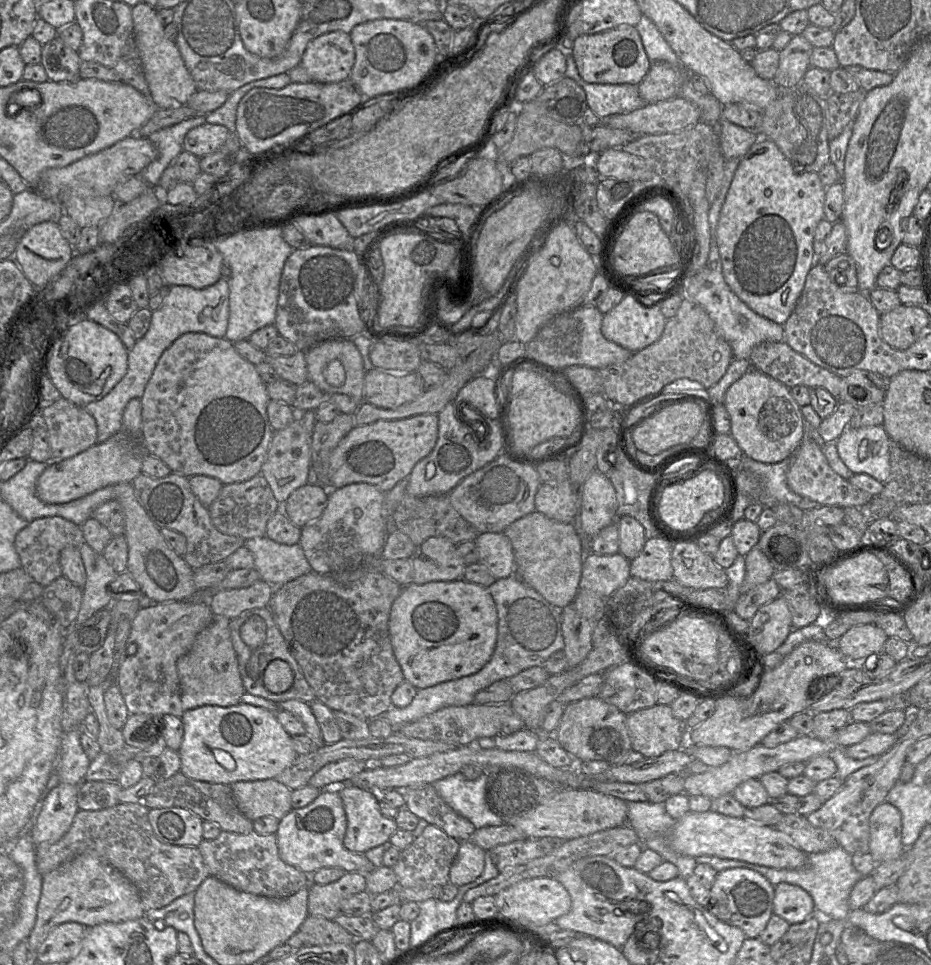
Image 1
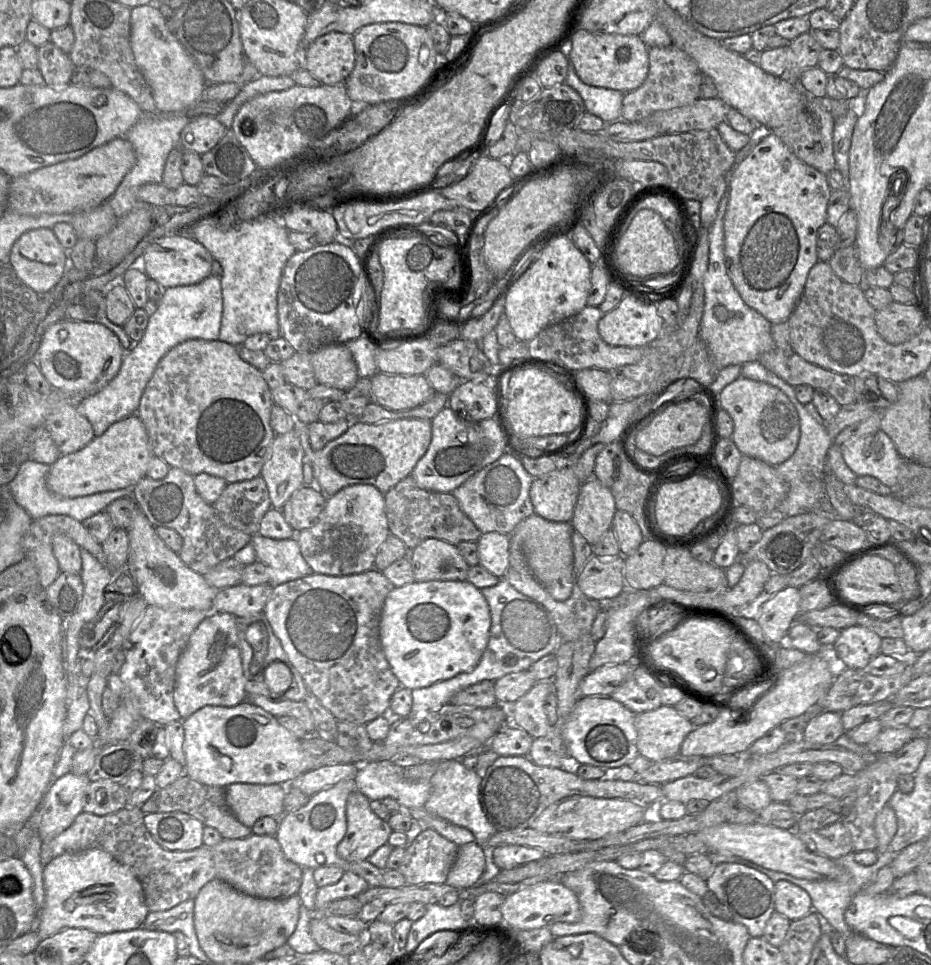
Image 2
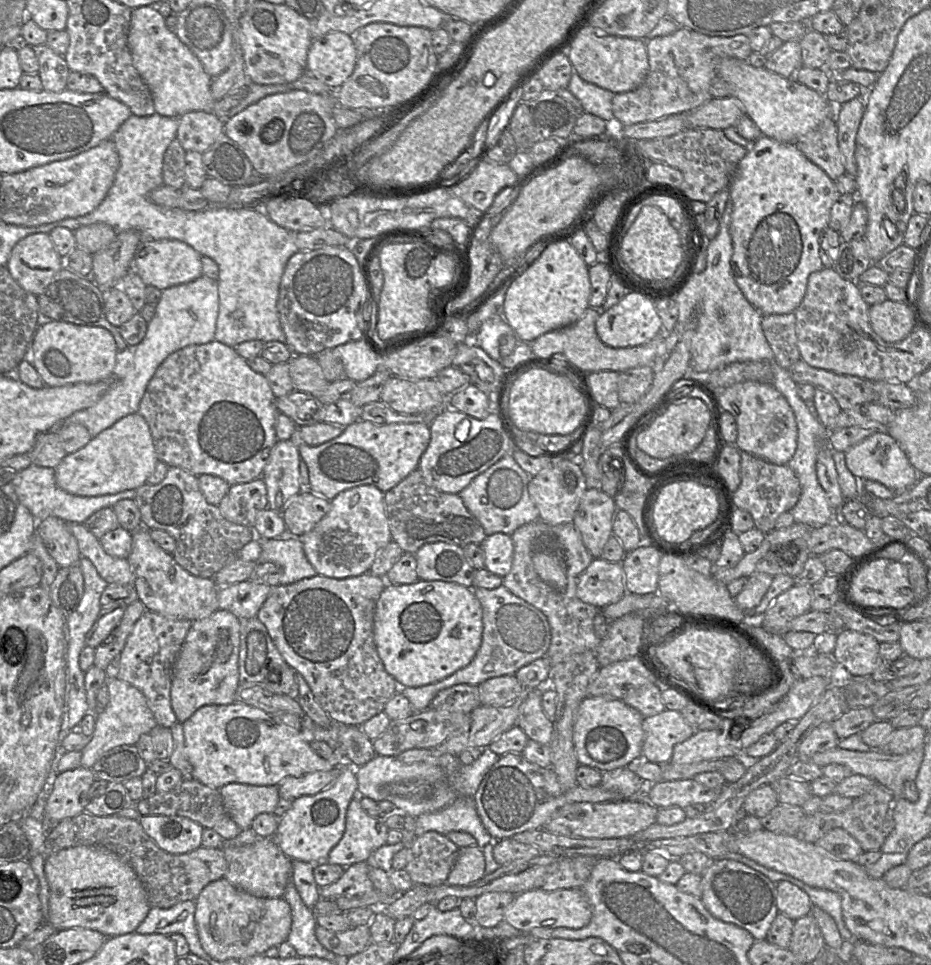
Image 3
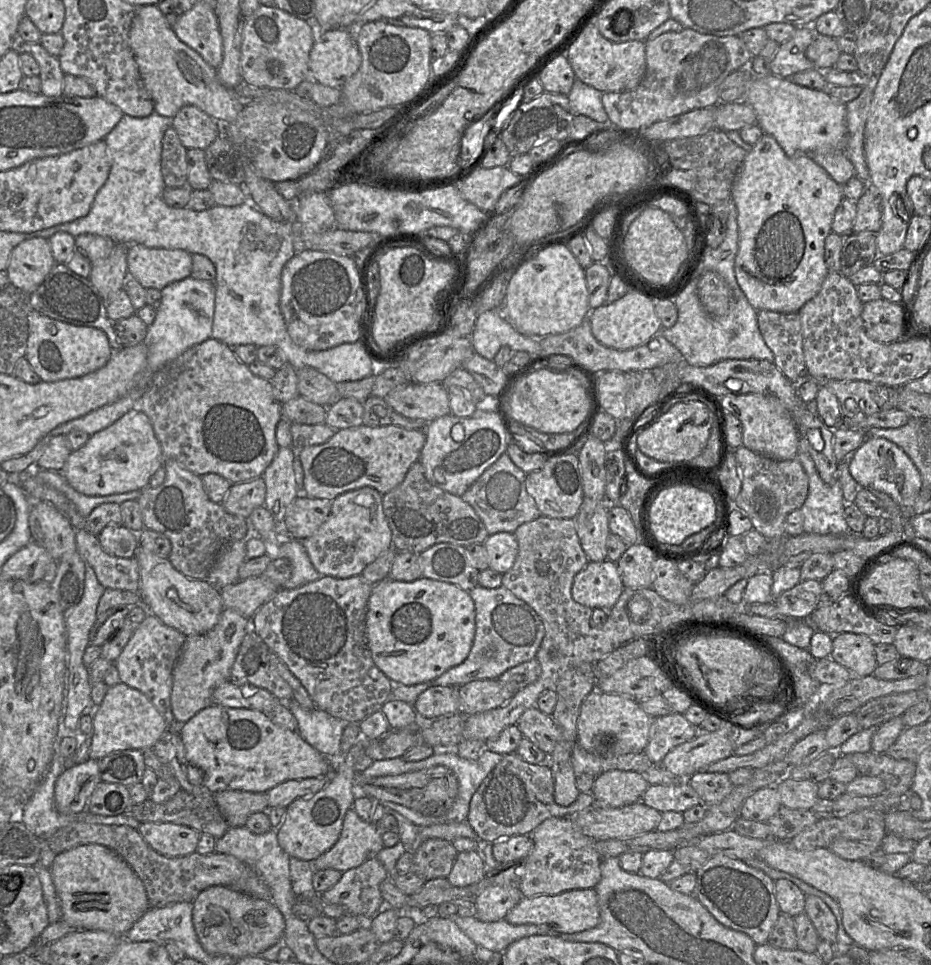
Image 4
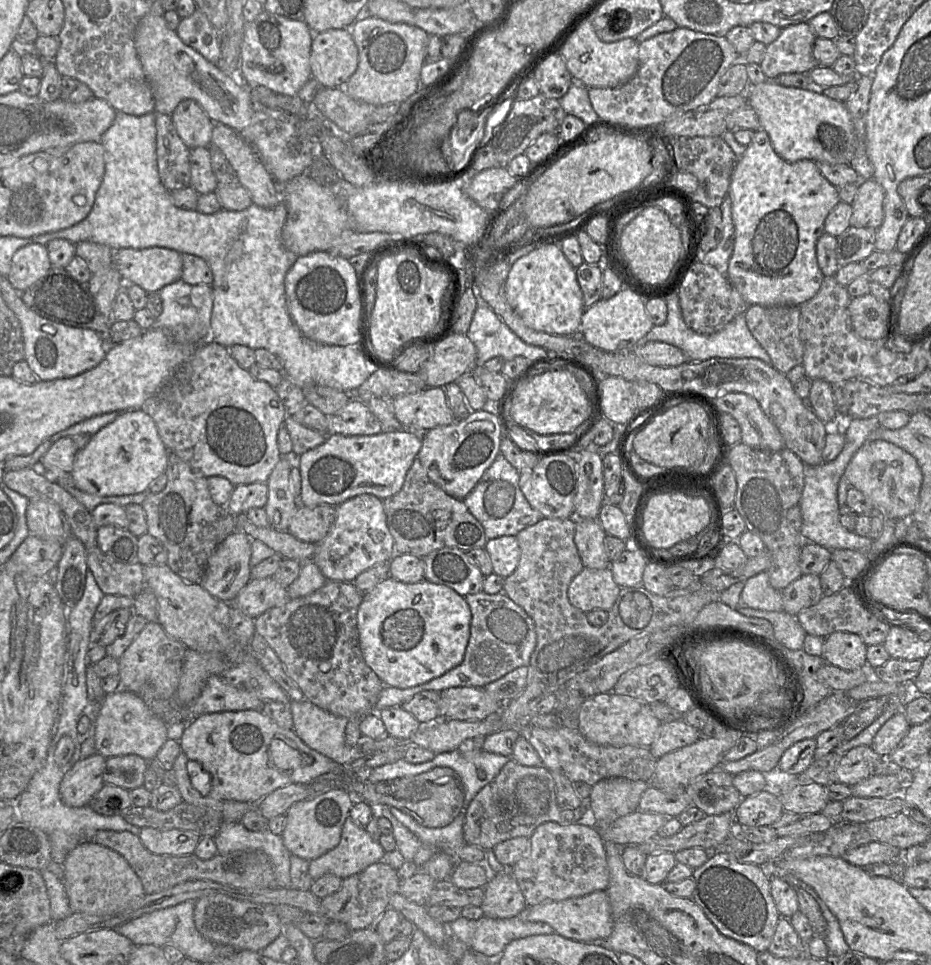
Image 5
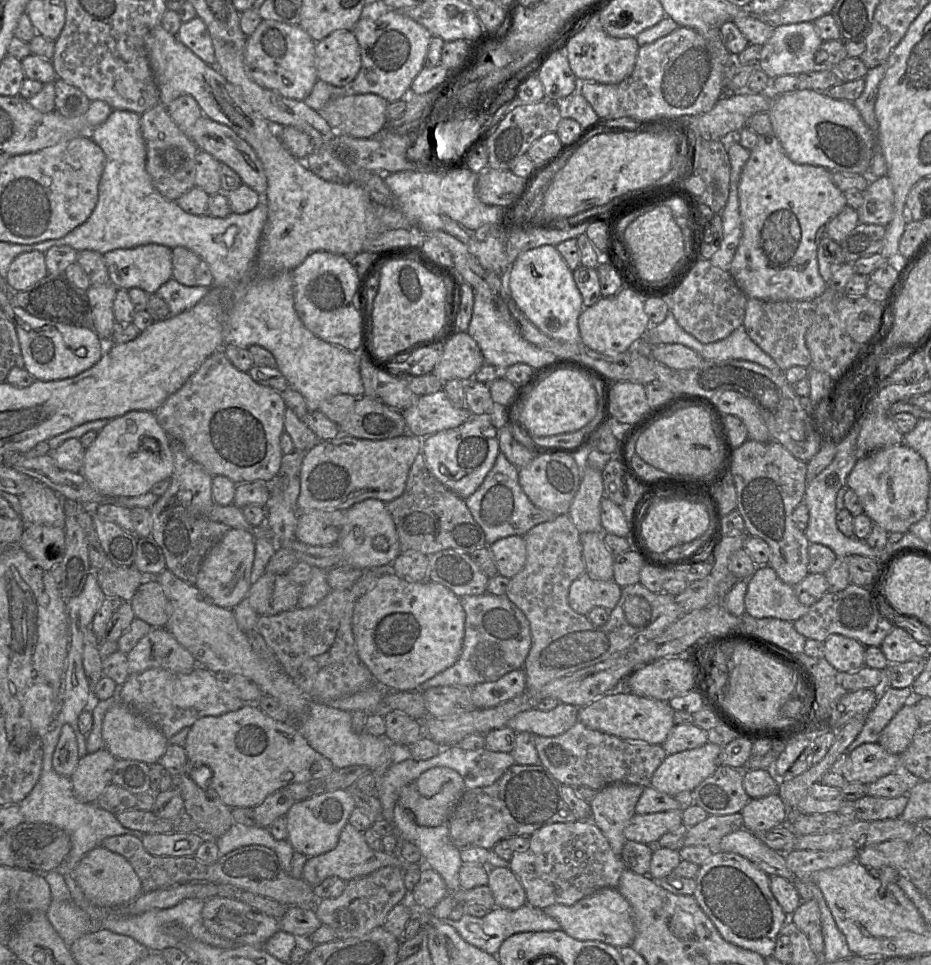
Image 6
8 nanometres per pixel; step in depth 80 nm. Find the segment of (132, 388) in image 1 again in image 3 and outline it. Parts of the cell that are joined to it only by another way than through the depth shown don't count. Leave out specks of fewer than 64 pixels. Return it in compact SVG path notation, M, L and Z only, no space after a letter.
M201 276L192 282L169 287L161 292L161 299L156 304L155 315L148 323L144 339L135 347L127 347L118 352L107 391L93 406L76 411L54 429L61 425L81 424L92 437L97 436L123 417L139 411L148 383L170 354L188 345L206 344L215 340L219 311L217 280Z

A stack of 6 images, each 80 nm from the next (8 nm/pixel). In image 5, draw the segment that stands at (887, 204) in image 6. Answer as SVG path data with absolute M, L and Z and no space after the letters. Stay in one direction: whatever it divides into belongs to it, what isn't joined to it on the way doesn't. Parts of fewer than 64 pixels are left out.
M874 179L859 182L858 194L851 204L851 226L878 229L884 220L885 190Z

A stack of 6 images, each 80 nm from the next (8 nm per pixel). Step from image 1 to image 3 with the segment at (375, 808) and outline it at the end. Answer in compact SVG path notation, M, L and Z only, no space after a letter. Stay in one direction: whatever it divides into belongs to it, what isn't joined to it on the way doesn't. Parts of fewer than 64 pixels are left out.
M357 796L346 811L344 834L330 851L326 862L349 867L368 861L377 849L387 844L388 831L381 818L371 817L365 812Z

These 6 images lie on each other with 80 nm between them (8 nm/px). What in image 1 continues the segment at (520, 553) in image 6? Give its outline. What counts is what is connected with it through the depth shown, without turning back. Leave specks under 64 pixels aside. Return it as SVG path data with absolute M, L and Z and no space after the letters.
M480 533L475 539L478 563L484 565L495 579L515 573L514 550L504 533Z

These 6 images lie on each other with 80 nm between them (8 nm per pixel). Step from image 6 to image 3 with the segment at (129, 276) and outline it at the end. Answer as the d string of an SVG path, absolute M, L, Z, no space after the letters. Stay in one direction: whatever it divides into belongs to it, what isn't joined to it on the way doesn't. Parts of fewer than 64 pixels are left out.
M143 239L137 246L132 260L132 270L146 286L164 290L192 282L202 276L201 255L191 246L178 240Z

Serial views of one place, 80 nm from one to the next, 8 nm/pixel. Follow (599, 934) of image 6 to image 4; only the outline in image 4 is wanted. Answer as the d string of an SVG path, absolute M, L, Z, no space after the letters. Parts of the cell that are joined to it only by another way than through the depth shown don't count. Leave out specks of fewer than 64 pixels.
M594 888L569 890L558 895L539 895L525 898L504 918L513 925L547 925L559 934L572 934L596 927L600 920L598 896Z

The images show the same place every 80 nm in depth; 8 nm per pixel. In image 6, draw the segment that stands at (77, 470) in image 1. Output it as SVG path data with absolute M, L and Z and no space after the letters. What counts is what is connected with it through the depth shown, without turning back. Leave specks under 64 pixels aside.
M134 410L111 419L85 450L80 473L98 492L106 497L134 497L151 492L159 481L170 479L174 470L171 437L159 424L154 412Z

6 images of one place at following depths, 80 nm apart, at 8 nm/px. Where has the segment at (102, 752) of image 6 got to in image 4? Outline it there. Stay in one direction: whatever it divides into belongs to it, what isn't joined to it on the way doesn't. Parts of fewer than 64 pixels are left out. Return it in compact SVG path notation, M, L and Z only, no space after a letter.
M98 760L87 761L65 768L54 785L54 804L63 814L80 813L101 781Z

